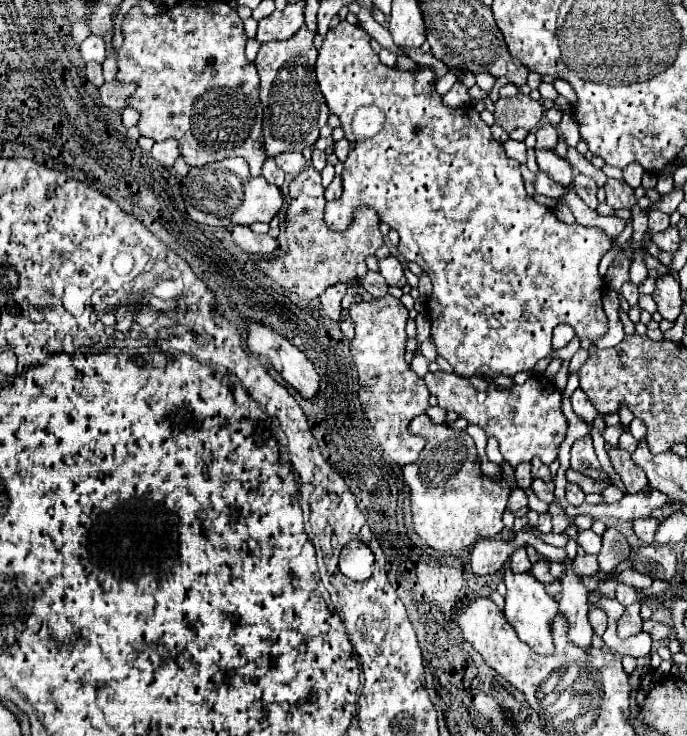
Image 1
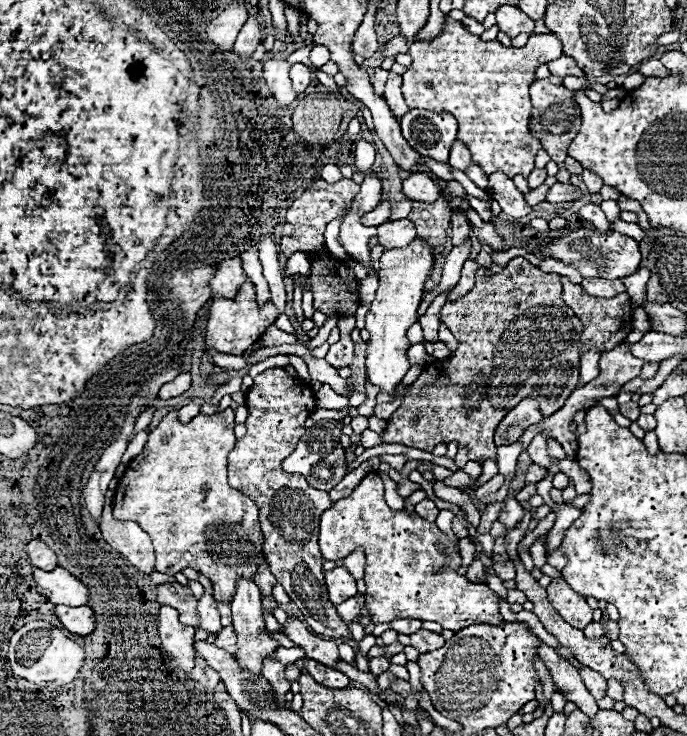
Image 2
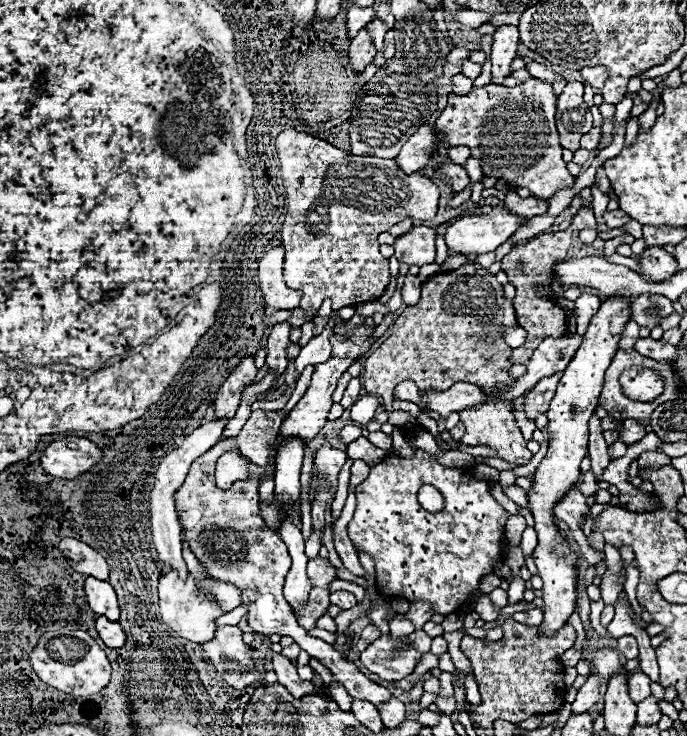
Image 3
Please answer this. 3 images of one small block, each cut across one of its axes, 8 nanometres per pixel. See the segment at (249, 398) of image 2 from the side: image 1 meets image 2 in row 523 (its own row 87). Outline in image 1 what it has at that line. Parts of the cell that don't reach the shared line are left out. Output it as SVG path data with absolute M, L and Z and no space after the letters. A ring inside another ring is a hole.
M302 26L290 40L272 40L272 42L264 42L260 46L260 52L254 60L262 86L260 86L260 102L264 106L264 150L266 156L278 156L282 152L302 152L308 146L314 146L316 140L320 138L320 128L328 122L330 110L328 104L324 100L324 94L320 92L320 86L316 82L316 72L314 72L314 64L316 64L316 56L318 50L314 48L314 34Z

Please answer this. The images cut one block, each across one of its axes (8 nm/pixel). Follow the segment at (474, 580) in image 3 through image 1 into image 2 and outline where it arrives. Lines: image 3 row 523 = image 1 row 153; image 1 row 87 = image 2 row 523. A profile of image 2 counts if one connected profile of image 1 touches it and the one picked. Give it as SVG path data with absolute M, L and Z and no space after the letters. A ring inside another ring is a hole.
M370 472L368 476L364 476L362 482L354 488L354 492L352 492L348 498L334 502L332 508L328 508L328 510L320 516L318 543L324 560L340 560L340 558L346 558L350 552L354 552L358 546L364 548L364 554L366 554L366 574L364 574L366 592L364 592L364 598L366 598L366 606L368 606L370 612L372 612L372 622L374 622L374 624L380 624L380 622L392 622L394 618L416 618L416 620L438 622L442 628L458 632L460 628L468 628L468 626L472 626L472 624L502 624L502 622L504 622L502 614L498 612L498 596L496 596L496 594L494 594L486 584L474 584L474 582L470 582L468 578L464 578L464 576L458 575L454 572L454 570L460 566L460 554L454 550L454 546L452 546L452 542L448 540L448 536L442 534L434 522L428 522L428 520L420 518L418 514L396 512L396 510L390 510L390 508L386 506L386 502L384 502L384 484L382 484L382 478L380 478L376 472ZM438 544L442 544L444 550L440 550ZM440 566L446 566L446 570L444 570L442 574L436 574L436 570L438 570Z

